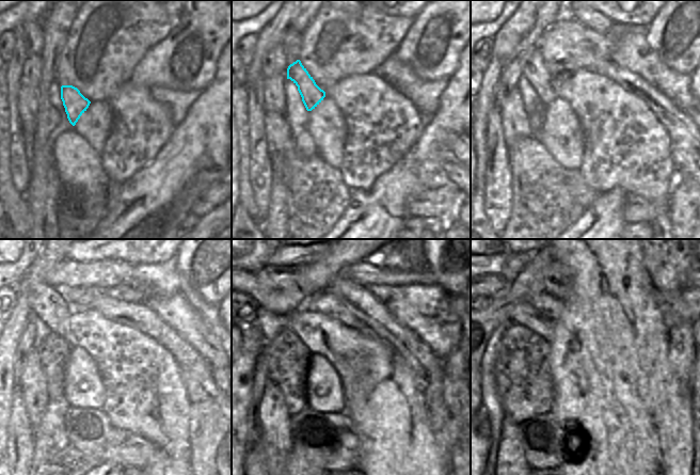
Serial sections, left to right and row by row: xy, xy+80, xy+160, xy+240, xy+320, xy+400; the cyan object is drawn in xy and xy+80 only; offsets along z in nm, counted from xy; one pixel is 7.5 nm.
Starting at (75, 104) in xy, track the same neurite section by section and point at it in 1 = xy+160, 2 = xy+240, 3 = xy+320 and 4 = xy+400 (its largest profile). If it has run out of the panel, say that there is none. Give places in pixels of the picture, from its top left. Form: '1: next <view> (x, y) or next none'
1: next xy+160 (534, 68)
2: next xy+240 (46, 302)
3: next xy+320 (258, 287)
4: next xy+400 (492, 284)

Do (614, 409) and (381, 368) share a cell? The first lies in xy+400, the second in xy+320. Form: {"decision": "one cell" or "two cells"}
{"decision": "one cell"}

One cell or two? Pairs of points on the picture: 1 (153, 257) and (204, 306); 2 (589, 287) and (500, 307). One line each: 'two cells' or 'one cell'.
1: two cells
2: two cells

